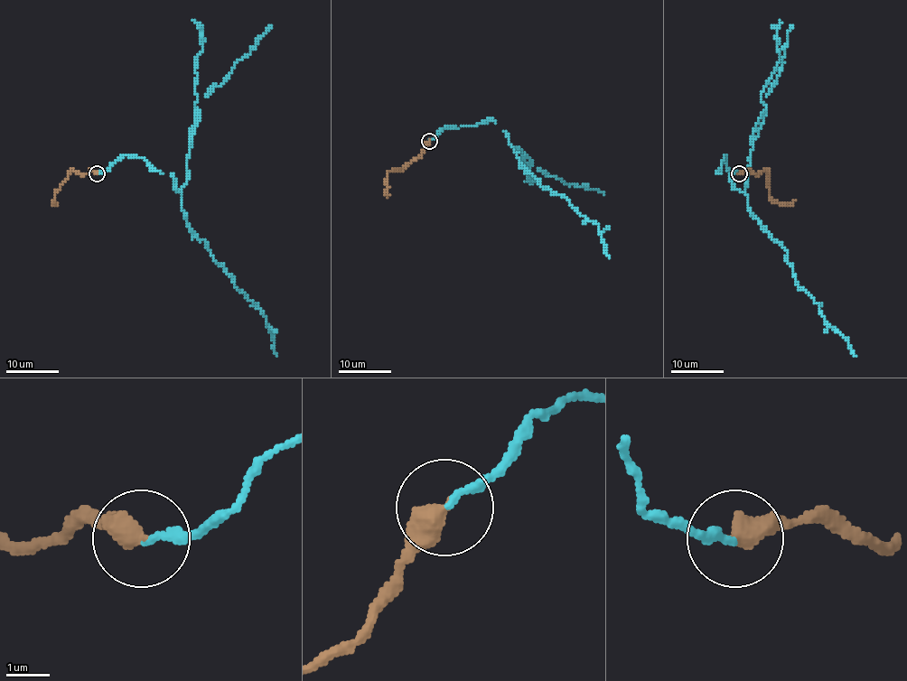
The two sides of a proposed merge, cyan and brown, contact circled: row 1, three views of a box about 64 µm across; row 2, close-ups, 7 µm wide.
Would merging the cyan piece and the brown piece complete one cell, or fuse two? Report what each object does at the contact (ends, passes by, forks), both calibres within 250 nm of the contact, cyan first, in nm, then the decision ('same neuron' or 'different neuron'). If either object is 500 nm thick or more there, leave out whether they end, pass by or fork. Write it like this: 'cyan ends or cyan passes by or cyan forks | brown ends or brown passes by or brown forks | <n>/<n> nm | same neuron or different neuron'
150/500 nm | same neuron

